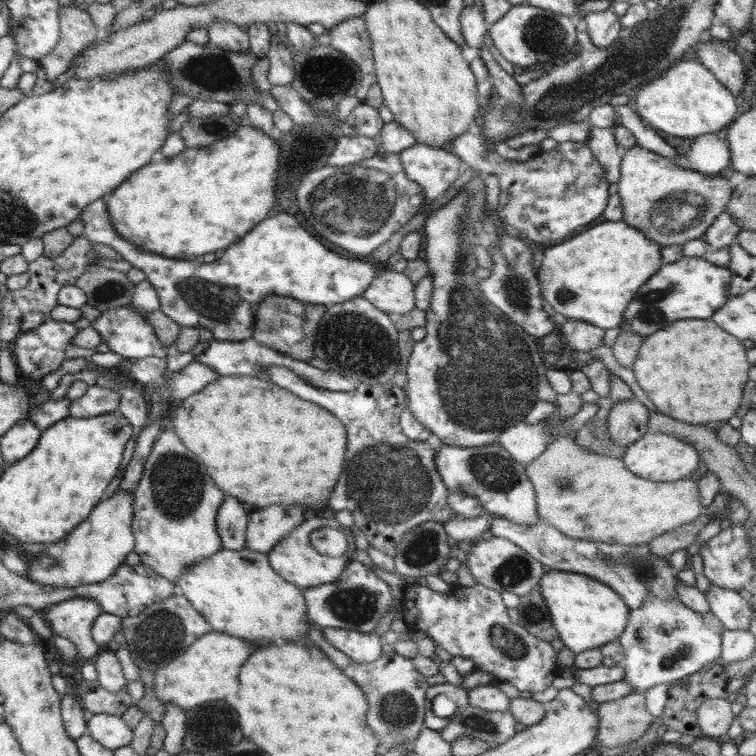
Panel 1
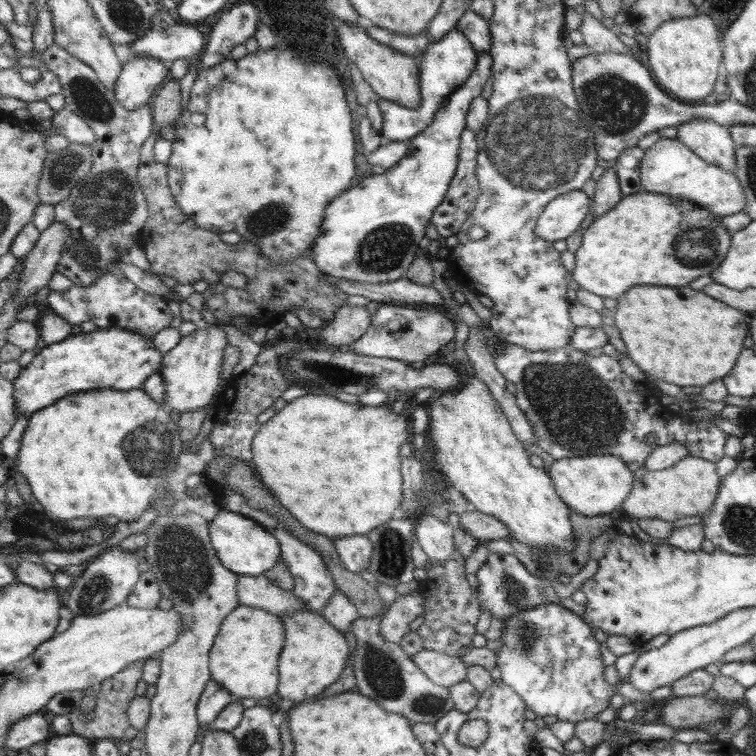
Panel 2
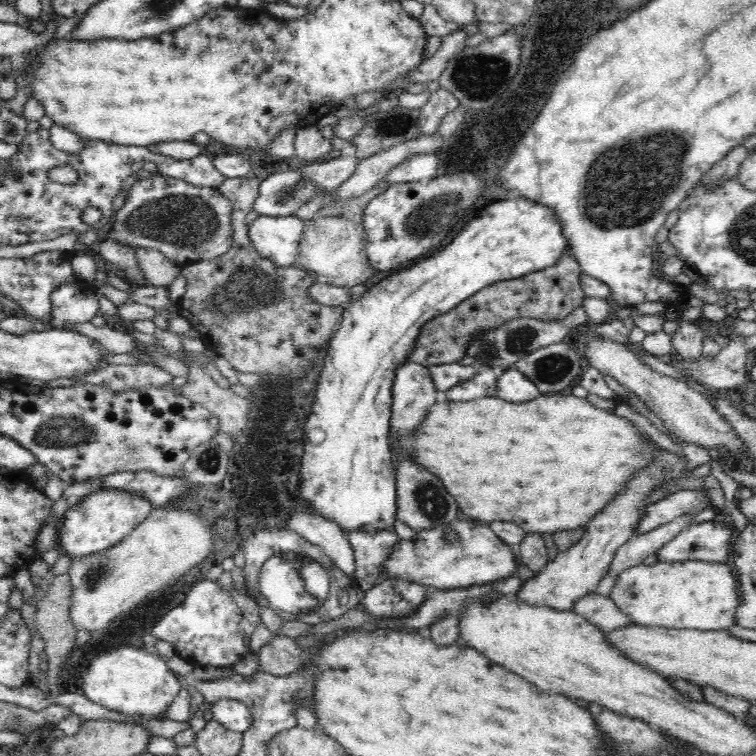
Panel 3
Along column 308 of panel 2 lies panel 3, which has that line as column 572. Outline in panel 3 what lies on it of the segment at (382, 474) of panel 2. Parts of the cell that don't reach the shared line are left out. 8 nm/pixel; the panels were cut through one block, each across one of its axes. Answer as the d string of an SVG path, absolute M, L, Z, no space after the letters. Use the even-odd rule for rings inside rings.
M569 391L541 394L530 402L506 402L496 396L476 398L472 401L452 402L446 400L436 402L432 406L432 410L428 412L428 418L420 424L420 430L416 430L414 438L410 438L410 440L406 440L406 436L396 438L396 448L391 448L391 450L393 455L402 453L402 450L408 452L418 464L422 464L430 472L434 472L444 482L448 492L454 498L458 498L458 506L466 514L463 517L484 524L495 521L512 522L527 533L540 532L541 534L572 530L572 528L578 529L580 526L584 526L586 522L590 522L594 518L594 514L604 510L604 506L608 506L612 502L612 498L616 498L616 494L622 494L624 490L628 490L628 482L634 478L634 474L644 470L644 466L648 466L654 460L652 439L646 440L632 421L616 416L614 411L597 408L588 399L575 396Z

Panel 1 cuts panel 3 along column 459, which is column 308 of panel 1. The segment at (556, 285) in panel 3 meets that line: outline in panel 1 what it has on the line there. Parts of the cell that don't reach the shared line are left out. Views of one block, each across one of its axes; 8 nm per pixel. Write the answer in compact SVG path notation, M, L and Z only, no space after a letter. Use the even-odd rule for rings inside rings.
M266 296L257 309L257 322L252 336L264 346L289 355L290 358L309 361L314 356L316 332L326 308L317 305L301 304L286 296Z

